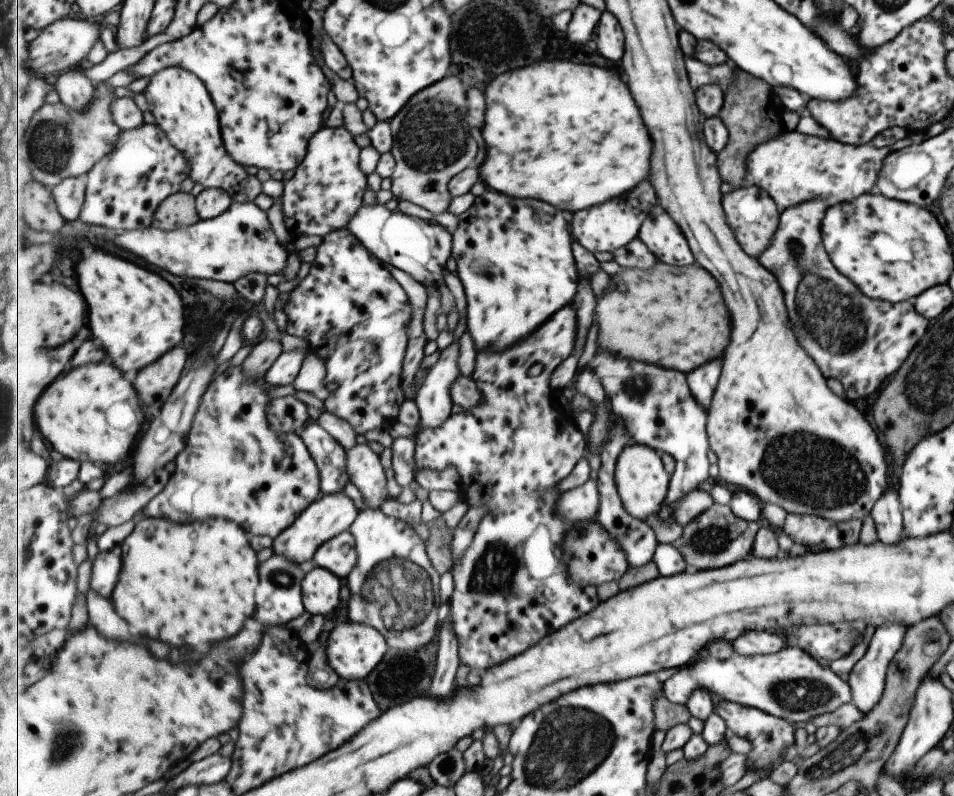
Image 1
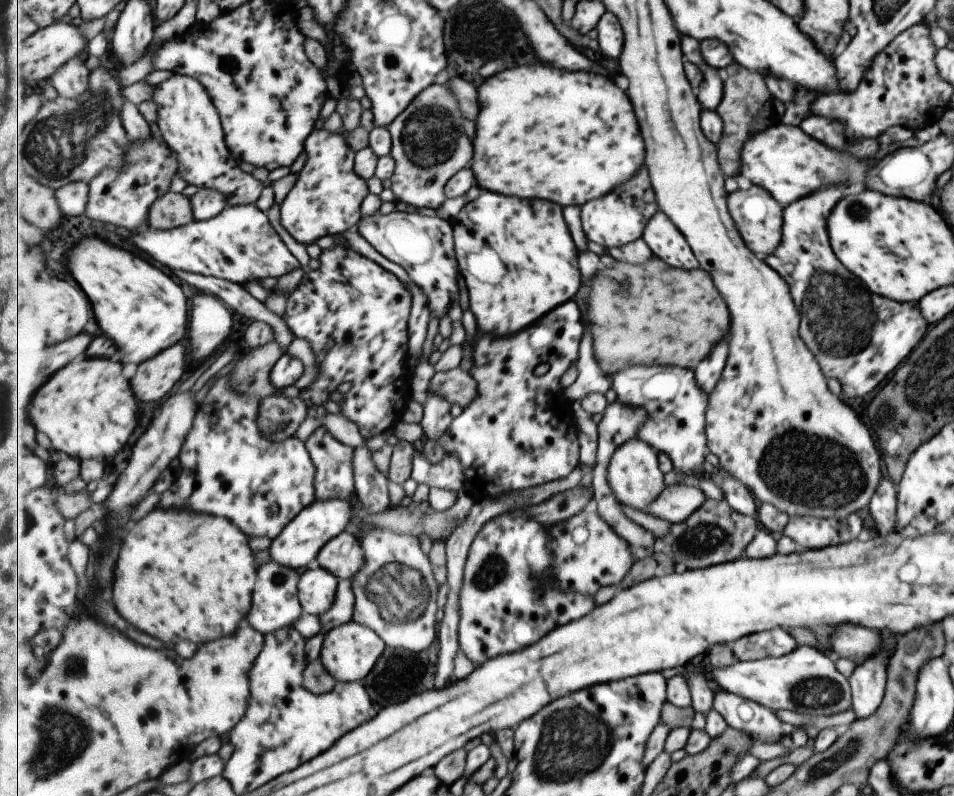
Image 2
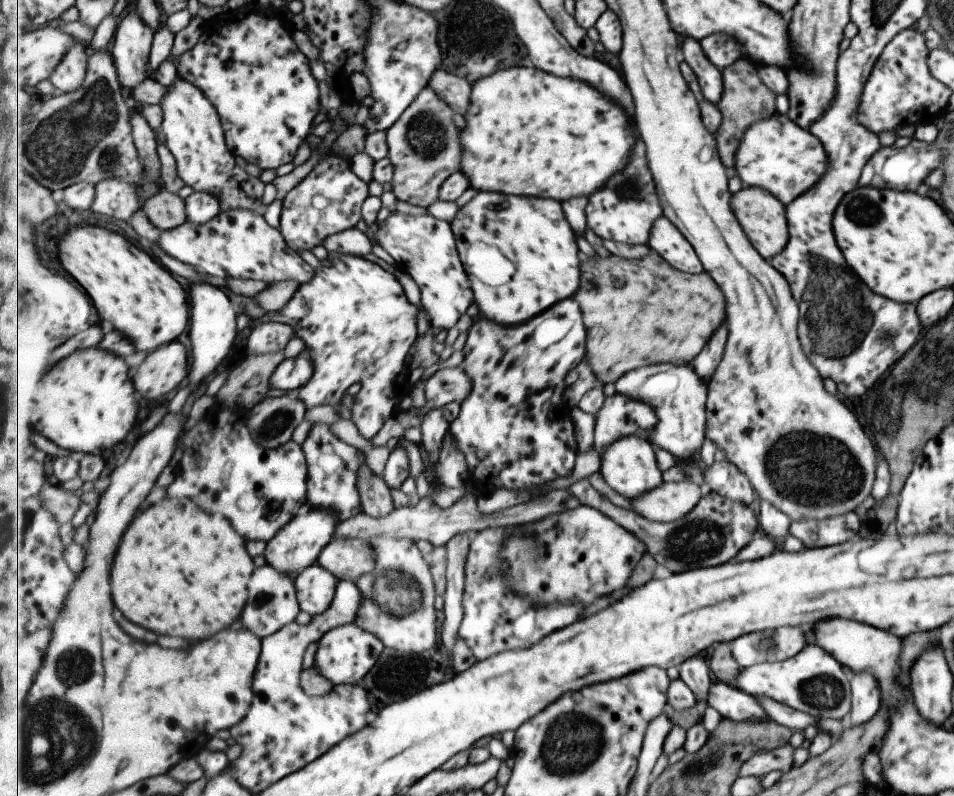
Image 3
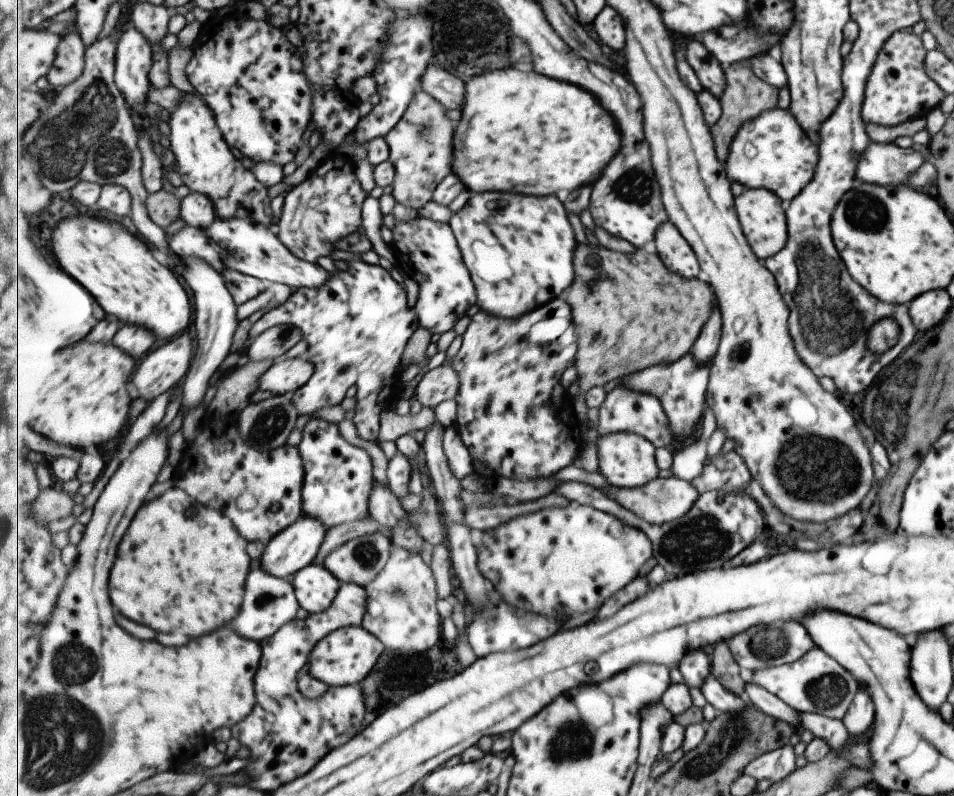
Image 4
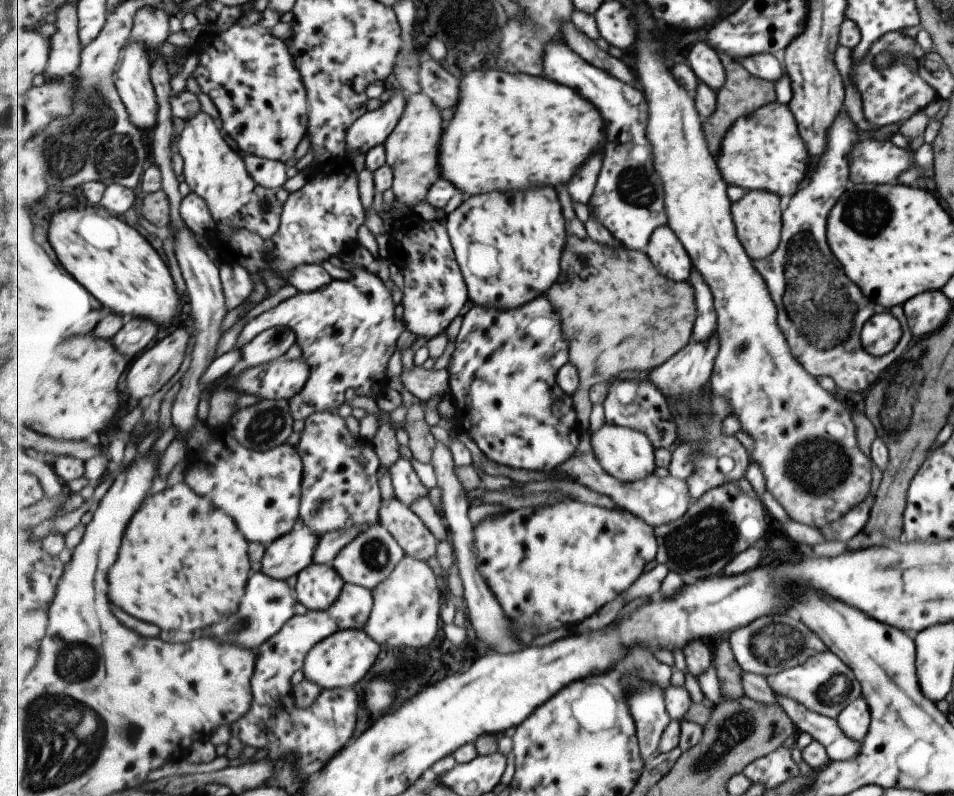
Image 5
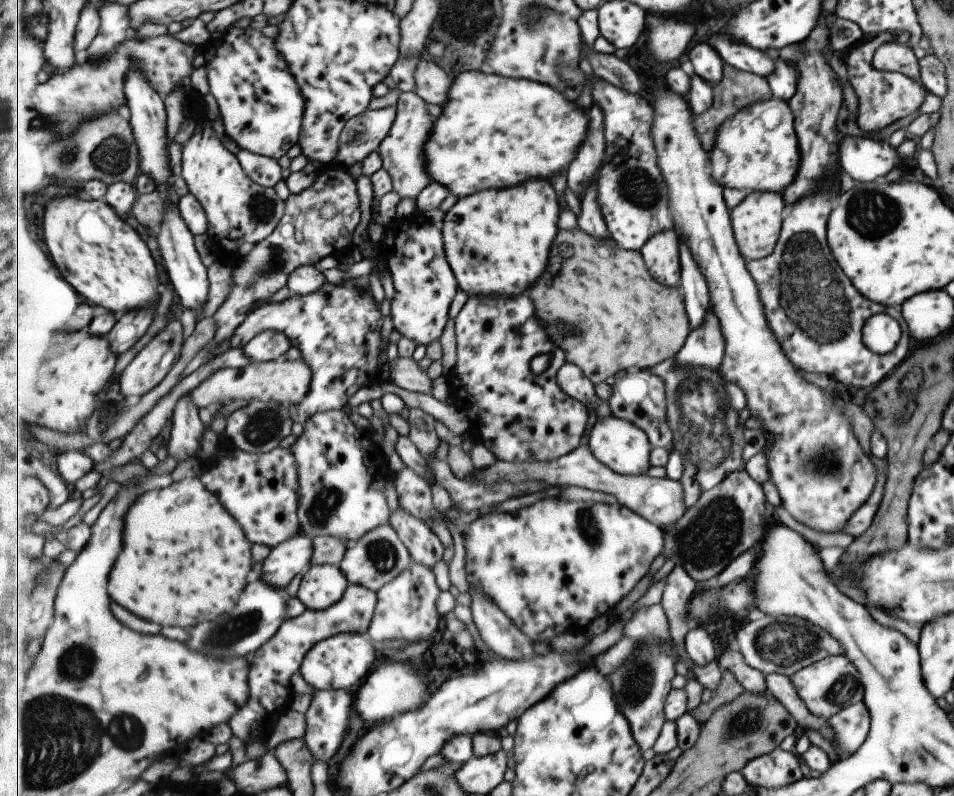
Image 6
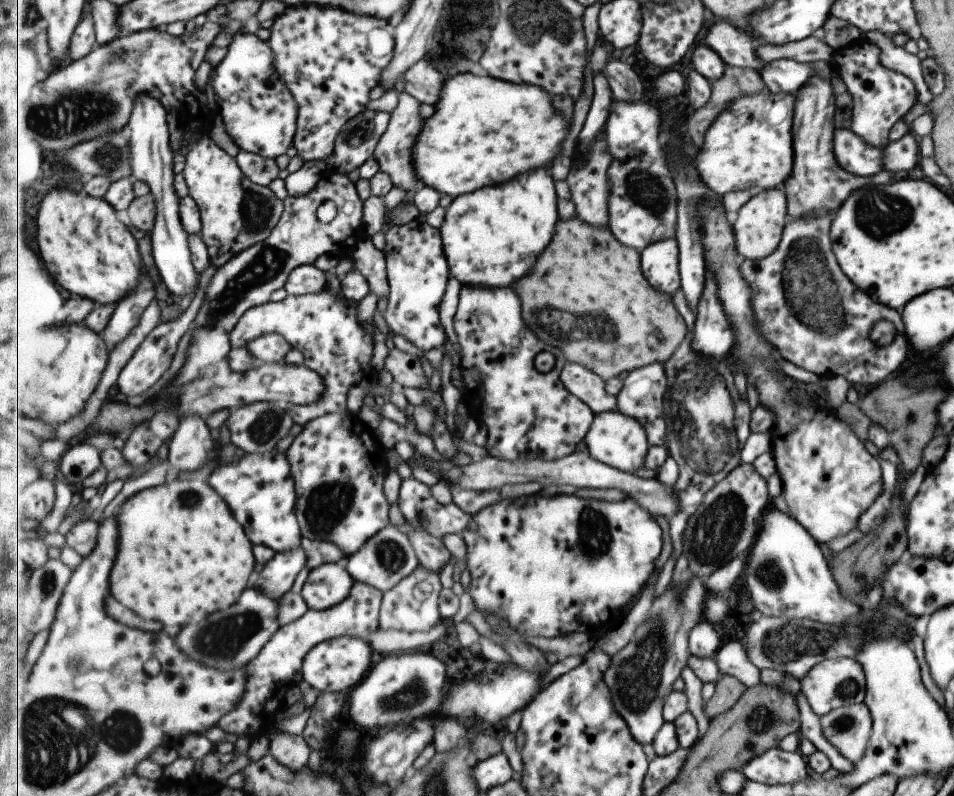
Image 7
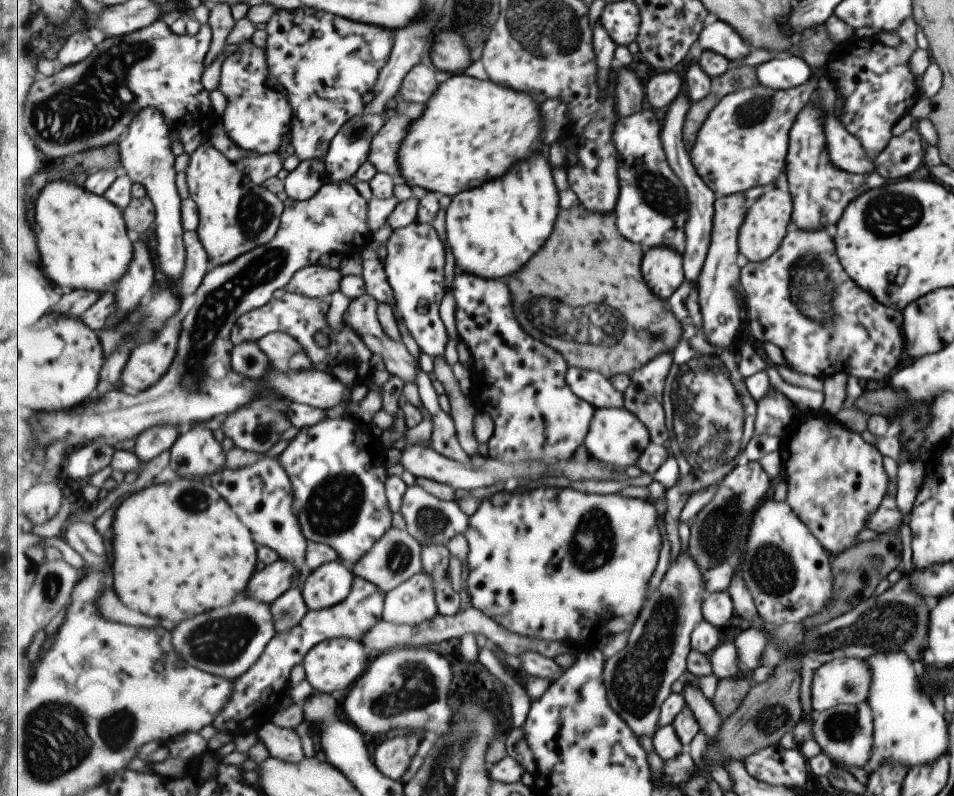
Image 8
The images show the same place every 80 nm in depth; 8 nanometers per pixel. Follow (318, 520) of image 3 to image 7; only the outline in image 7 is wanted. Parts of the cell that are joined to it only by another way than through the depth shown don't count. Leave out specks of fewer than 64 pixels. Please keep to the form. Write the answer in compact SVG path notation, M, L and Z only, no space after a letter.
M307 546L284 553L275 553L275 556L264 565L256 580L255 588L281 601L293 588L301 570L305 566L308 567L308 563Z

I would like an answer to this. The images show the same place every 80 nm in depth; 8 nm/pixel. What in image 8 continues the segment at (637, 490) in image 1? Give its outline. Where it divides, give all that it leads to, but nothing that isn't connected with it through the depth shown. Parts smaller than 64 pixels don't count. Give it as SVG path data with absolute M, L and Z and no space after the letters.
M625 407L603 408L595 412L585 447L593 459L625 469L629 466L637 466L643 452L646 452L651 443L650 430L633 412L629 412Z

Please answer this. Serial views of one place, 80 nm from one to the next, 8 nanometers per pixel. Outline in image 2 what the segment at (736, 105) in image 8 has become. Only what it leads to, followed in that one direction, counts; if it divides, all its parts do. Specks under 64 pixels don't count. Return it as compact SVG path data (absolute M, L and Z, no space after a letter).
M781 119L777 124L756 132L750 136L742 150L741 175L748 178L753 185L766 188L783 208L789 207L797 198L803 198L811 194L813 190L819 190L832 184L853 184L851 188L857 190L863 188L865 168L867 162L857 162L849 154L839 154L835 150L825 148L818 140L813 140L809 134L798 126L787 125Z

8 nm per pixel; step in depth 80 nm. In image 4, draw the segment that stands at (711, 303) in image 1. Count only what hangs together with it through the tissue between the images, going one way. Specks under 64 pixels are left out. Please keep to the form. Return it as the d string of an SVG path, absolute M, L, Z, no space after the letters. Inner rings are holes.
M589 243L577 246L577 278L565 294L571 308L575 300L575 320L577 324L581 322L577 330L583 350L576 354L575 367L580 379L574 406L583 422L589 414L586 395L592 388L619 380L619 376L623 376L623 360L631 360L631 364L627 362L627 368L633 366L637 372L645 371L663 362L679 360L699 338L711 314L713 290L701 280L685 280L667 268L660 254L652 248L625 254ZM623 346L627 348L627 358L623 356Z

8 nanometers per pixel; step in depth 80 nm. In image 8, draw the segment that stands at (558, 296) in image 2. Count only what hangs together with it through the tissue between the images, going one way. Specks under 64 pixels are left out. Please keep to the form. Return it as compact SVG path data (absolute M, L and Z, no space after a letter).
M535 154L519 166L515 164L507 176L452 198L446 210L446 239L456 268L481 278L506 281L543 248L555 230L557 216L559 188L551 162L545 154Z

